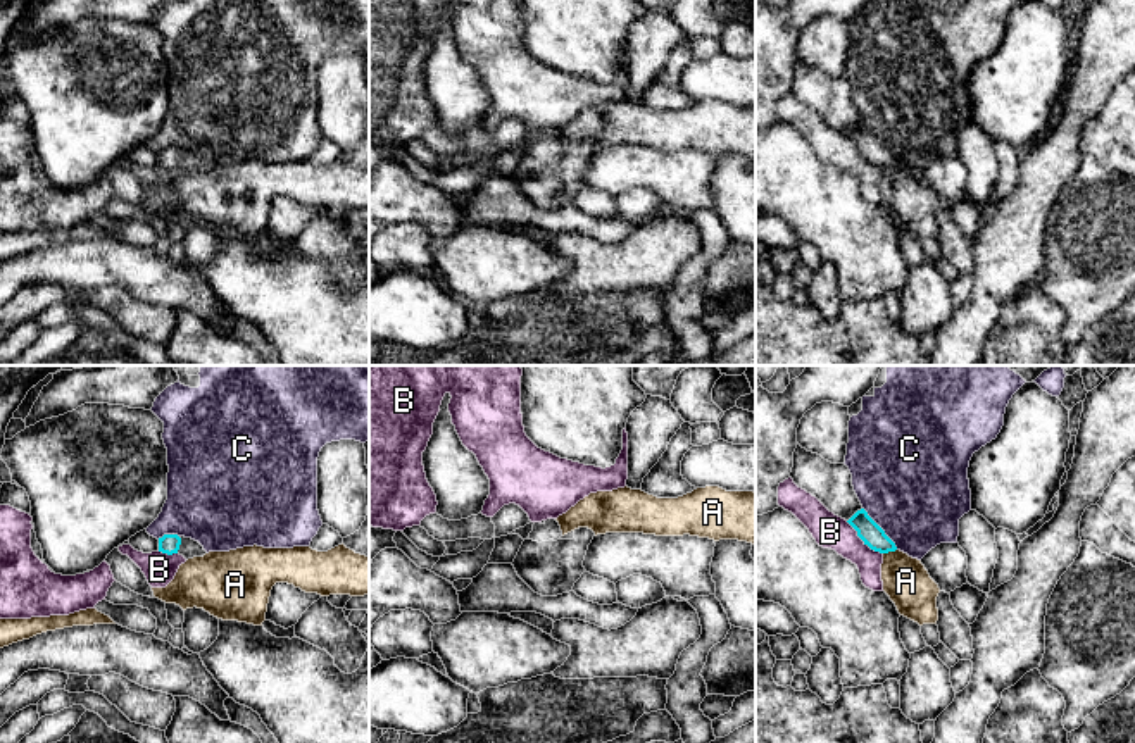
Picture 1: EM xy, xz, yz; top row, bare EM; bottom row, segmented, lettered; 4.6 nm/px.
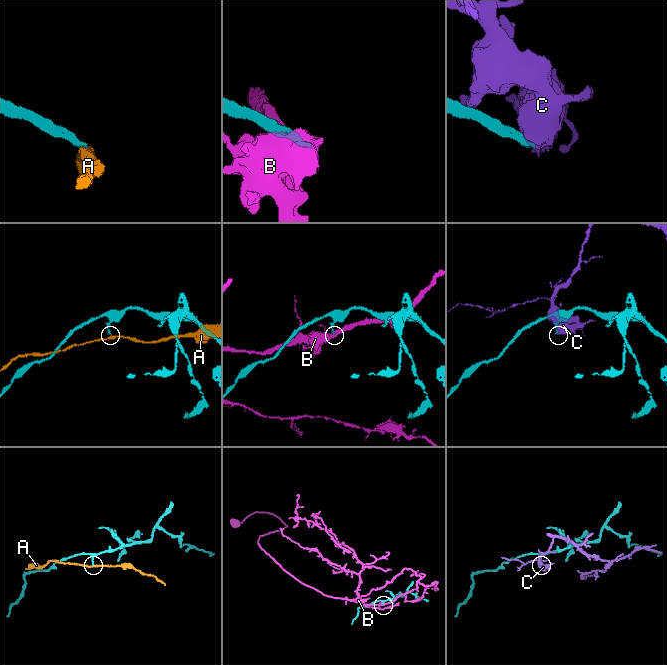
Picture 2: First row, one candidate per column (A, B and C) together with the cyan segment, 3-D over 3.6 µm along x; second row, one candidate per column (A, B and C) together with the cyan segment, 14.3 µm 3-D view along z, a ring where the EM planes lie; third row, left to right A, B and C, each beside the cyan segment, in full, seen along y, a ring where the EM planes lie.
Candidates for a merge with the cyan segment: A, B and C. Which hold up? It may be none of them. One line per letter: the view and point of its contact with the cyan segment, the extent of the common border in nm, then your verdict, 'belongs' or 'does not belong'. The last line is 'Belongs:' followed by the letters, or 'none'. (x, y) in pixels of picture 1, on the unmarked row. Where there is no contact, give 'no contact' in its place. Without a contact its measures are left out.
A: yz (889, 164) | 70 nm | does not belong
B: yz (863, 154) | 240 nm | does not belong
C: yz (880, 142) | 260 nm | does not belong
Belongs: none

